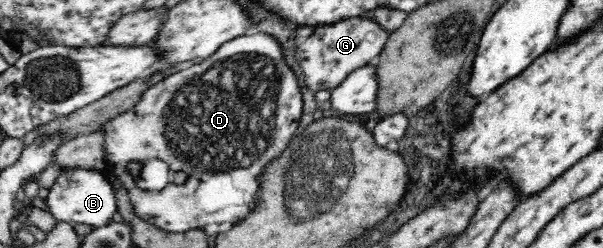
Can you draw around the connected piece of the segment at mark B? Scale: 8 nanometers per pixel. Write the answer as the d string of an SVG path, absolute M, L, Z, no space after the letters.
M73 166L62 170L48 194L43 198L46 210L57 222L73 224L89 224L95 229L112 222L113 214L118 213L115 190L106 177L106 171L101 169L81 168Z

